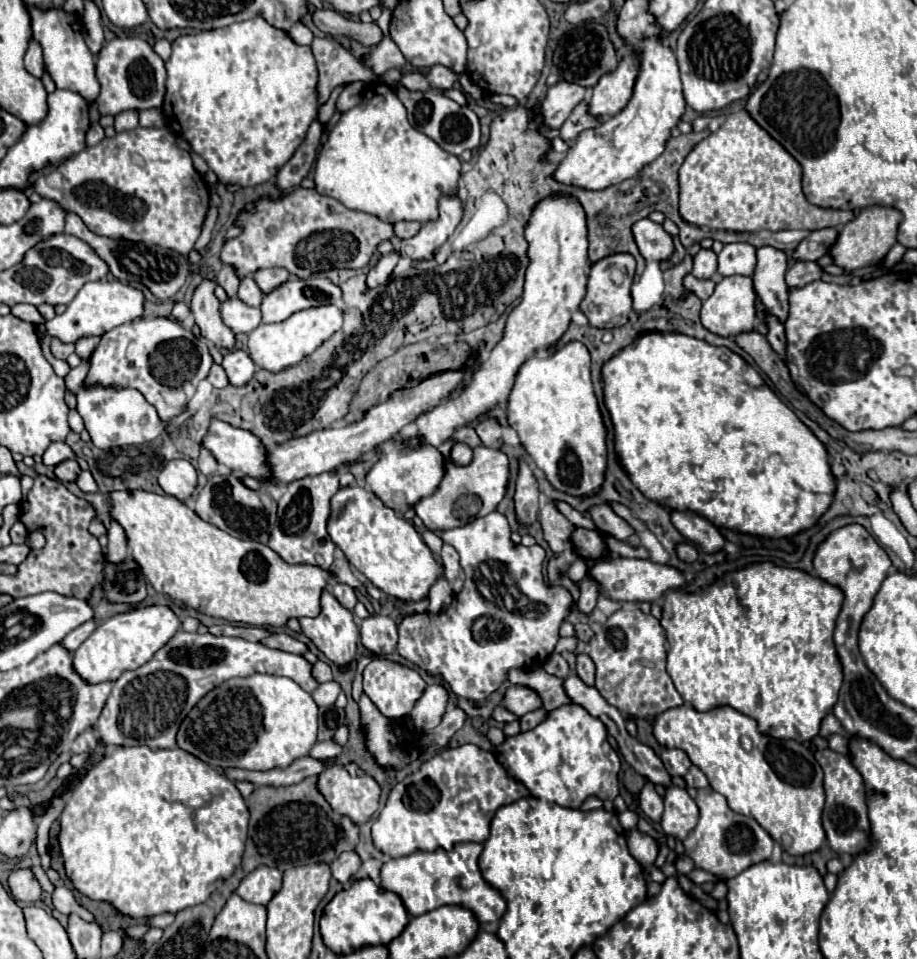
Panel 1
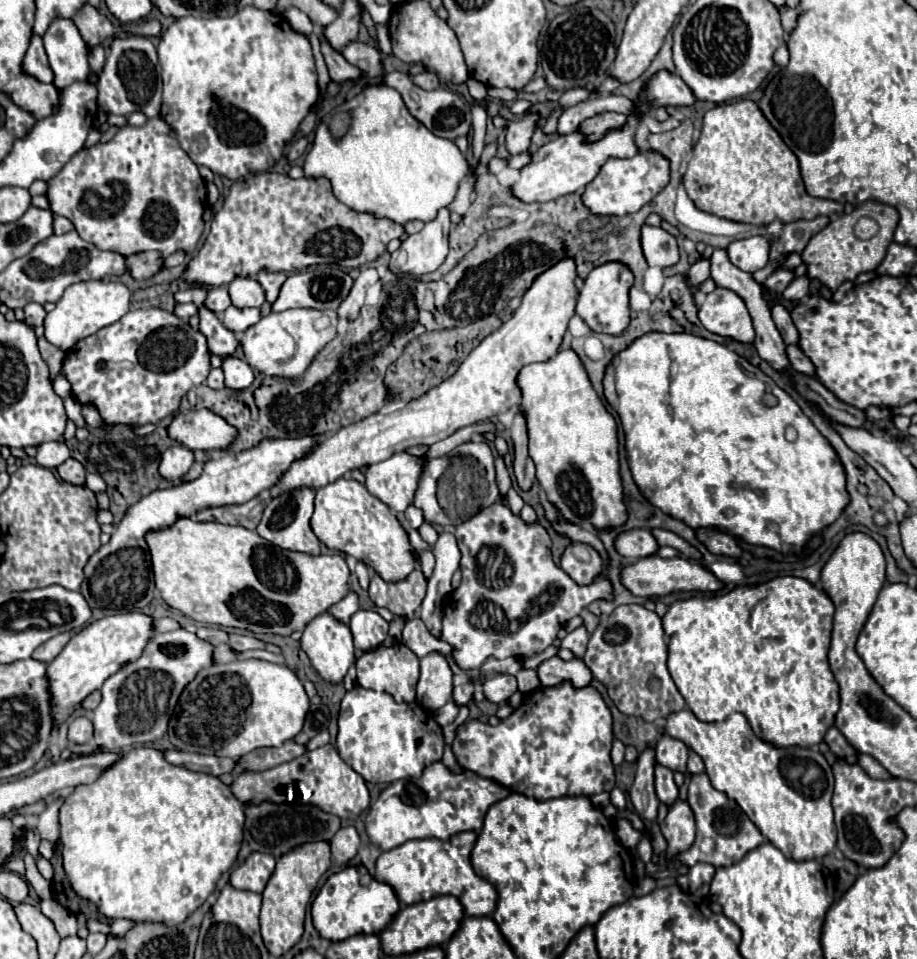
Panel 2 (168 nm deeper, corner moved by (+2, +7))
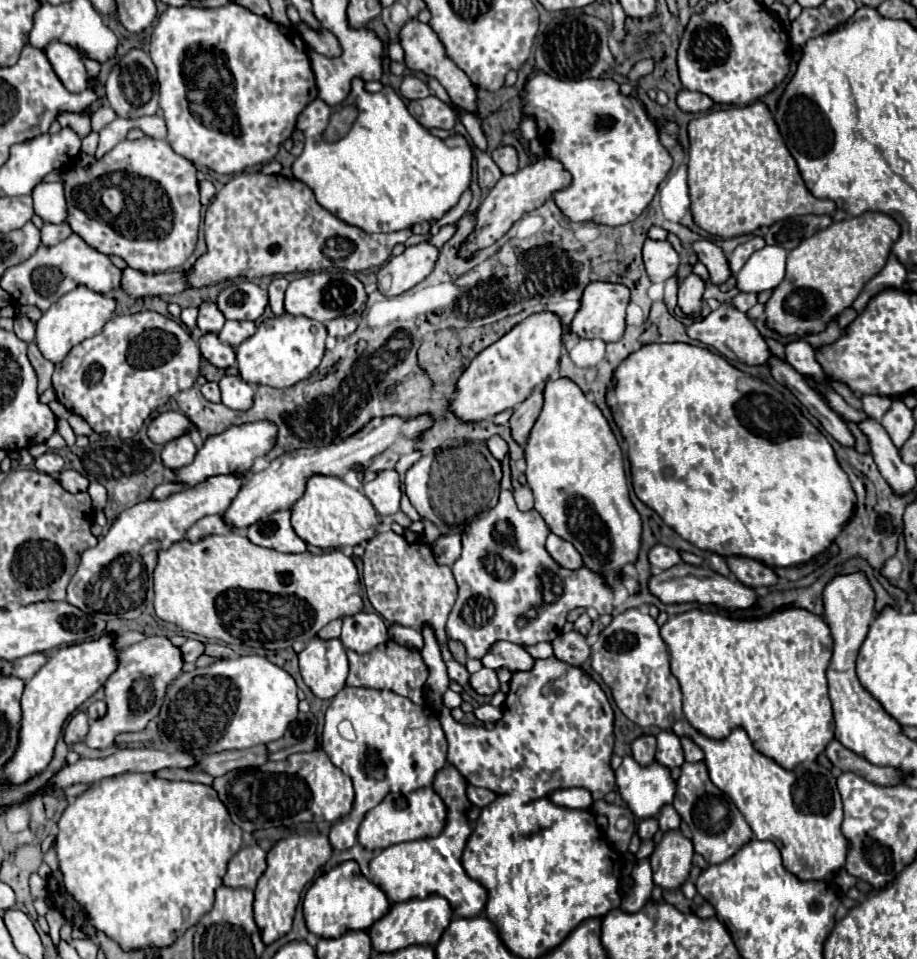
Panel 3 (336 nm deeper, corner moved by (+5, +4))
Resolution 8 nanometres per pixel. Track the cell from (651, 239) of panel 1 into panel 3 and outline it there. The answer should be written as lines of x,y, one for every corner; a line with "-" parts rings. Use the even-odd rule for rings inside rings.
644,241
644,265
650,275
650,281
666,281
678,271
678,253
672,249
668,241

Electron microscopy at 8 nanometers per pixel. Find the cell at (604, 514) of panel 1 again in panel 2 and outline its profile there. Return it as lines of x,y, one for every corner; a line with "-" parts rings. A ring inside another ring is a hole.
637,528
637,530
621,532
619,538
615,540
615,548
627,562
635,562
635,560
657,554
659,544
649,530

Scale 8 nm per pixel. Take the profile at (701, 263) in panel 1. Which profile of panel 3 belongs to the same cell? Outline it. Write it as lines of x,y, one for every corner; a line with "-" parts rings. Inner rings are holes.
690,273
682,283
680,283
680,289
678,289
678,307
692,315
692,313
700,313
700,307
702,307
702,293
704,293
704,279

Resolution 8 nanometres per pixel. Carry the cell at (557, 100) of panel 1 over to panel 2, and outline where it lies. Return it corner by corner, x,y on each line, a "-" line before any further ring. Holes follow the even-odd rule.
527,114
523,120
513,122
513,124
509,122
507,134
505,134
505,148
511,156
527,152
535,126
537,126
537,116
535,114

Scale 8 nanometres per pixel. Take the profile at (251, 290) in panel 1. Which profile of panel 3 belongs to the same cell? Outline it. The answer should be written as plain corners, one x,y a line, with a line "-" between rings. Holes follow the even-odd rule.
232,283
224,287
216,299
226,319
256,321
268,305
268,293
254,283

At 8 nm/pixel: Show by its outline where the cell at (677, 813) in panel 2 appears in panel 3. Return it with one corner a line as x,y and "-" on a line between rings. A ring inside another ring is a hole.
680,829
666,831
656,851
650,857
654,871
654,883
662,889
678,889
690,873
694,847

